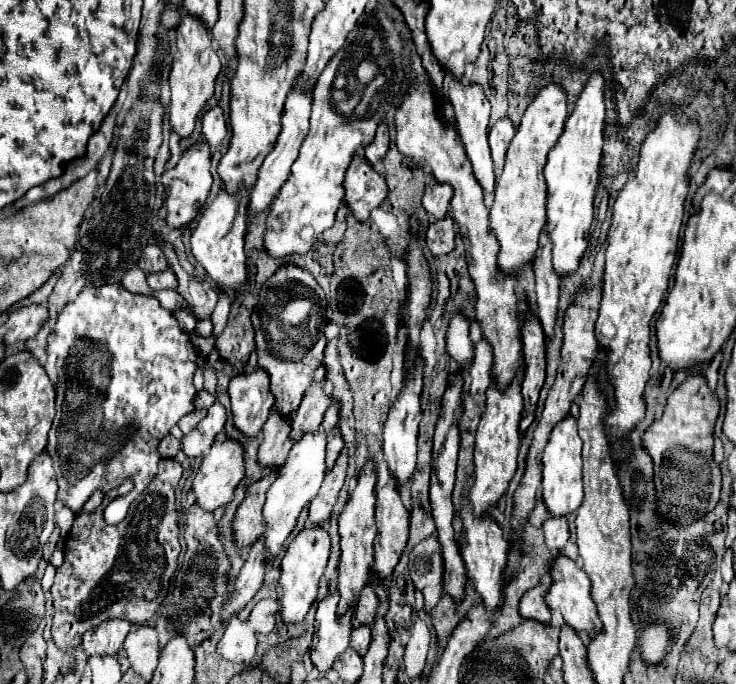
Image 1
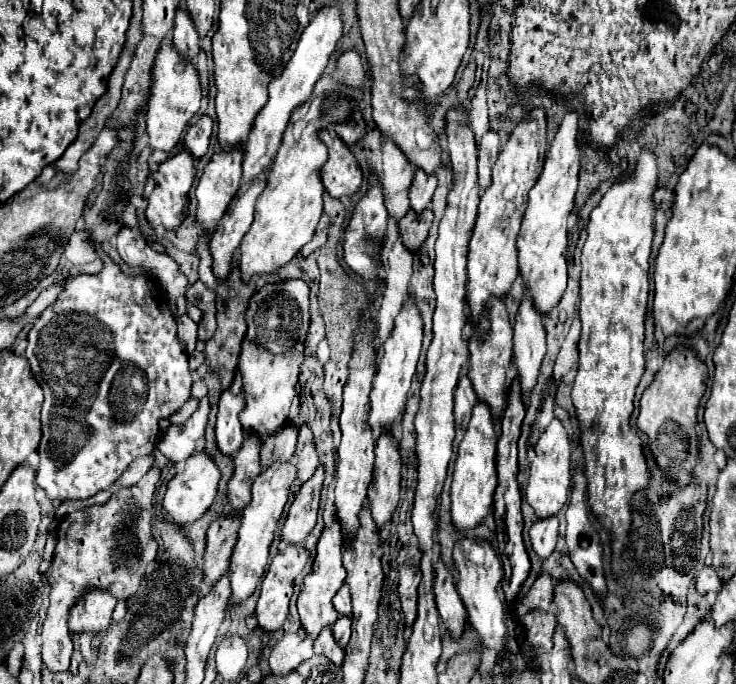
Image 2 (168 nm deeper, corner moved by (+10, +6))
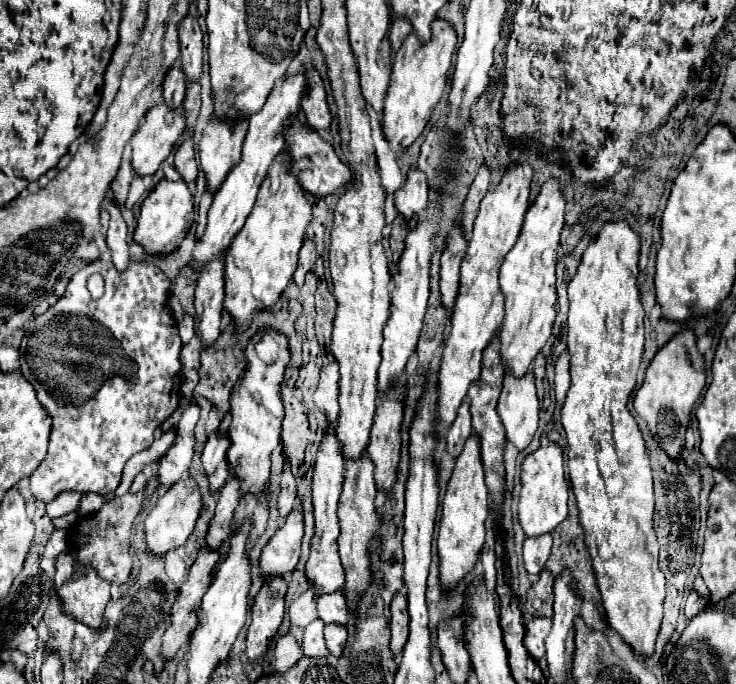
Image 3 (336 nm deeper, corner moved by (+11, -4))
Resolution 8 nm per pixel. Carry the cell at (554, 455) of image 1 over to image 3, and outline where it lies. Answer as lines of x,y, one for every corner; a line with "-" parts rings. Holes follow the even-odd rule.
548,443
546,447
536,449
526,455
522,463
522,491
518,505
518,519
528,537
552,533
558,523
562,523
568,515
568,481
564,473
564,453
558,443

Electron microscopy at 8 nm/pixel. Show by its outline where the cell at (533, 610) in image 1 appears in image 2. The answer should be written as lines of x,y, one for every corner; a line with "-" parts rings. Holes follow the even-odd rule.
541,573
537,577
537,581
531,585
529,593
525,595
523,603
531,609
541,609
541,611
549,611
553,601
553,579
549,573

